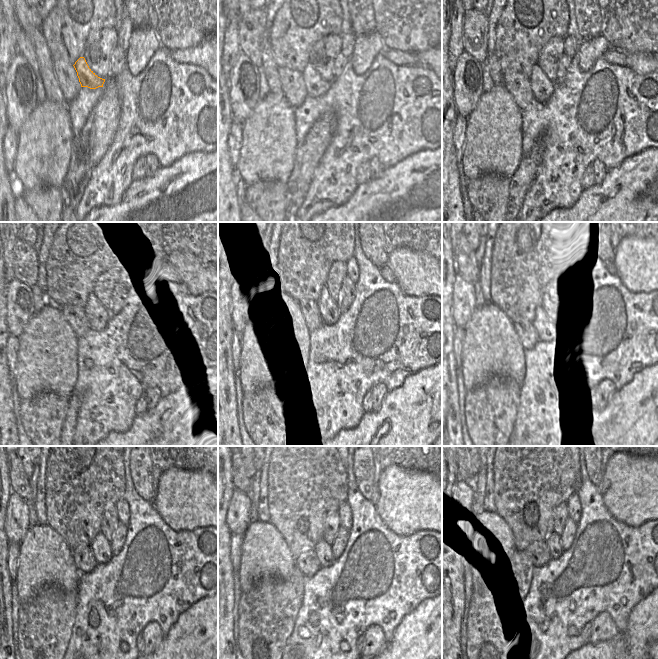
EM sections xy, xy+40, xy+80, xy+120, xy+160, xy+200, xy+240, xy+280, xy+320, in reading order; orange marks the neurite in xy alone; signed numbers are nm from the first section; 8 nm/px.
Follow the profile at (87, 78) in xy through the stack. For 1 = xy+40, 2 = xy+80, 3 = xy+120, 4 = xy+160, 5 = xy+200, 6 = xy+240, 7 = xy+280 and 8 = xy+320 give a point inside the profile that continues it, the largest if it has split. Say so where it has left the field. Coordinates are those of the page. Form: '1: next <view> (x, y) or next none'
1: next xy+40 (316, 86)
2: next xy+80 (542, 88)
3: next xy+120 (96, 314)
4: next xy+160 (319, 316)
5: next xy+200 (543, 322)
6: next xy+240 (100, 548)
7: next xy+280 (323, 550)
8: next xy+320 (553, 542)

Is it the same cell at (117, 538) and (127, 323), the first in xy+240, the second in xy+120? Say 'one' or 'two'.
two

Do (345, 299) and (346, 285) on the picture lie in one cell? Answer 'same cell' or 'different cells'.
same cell

